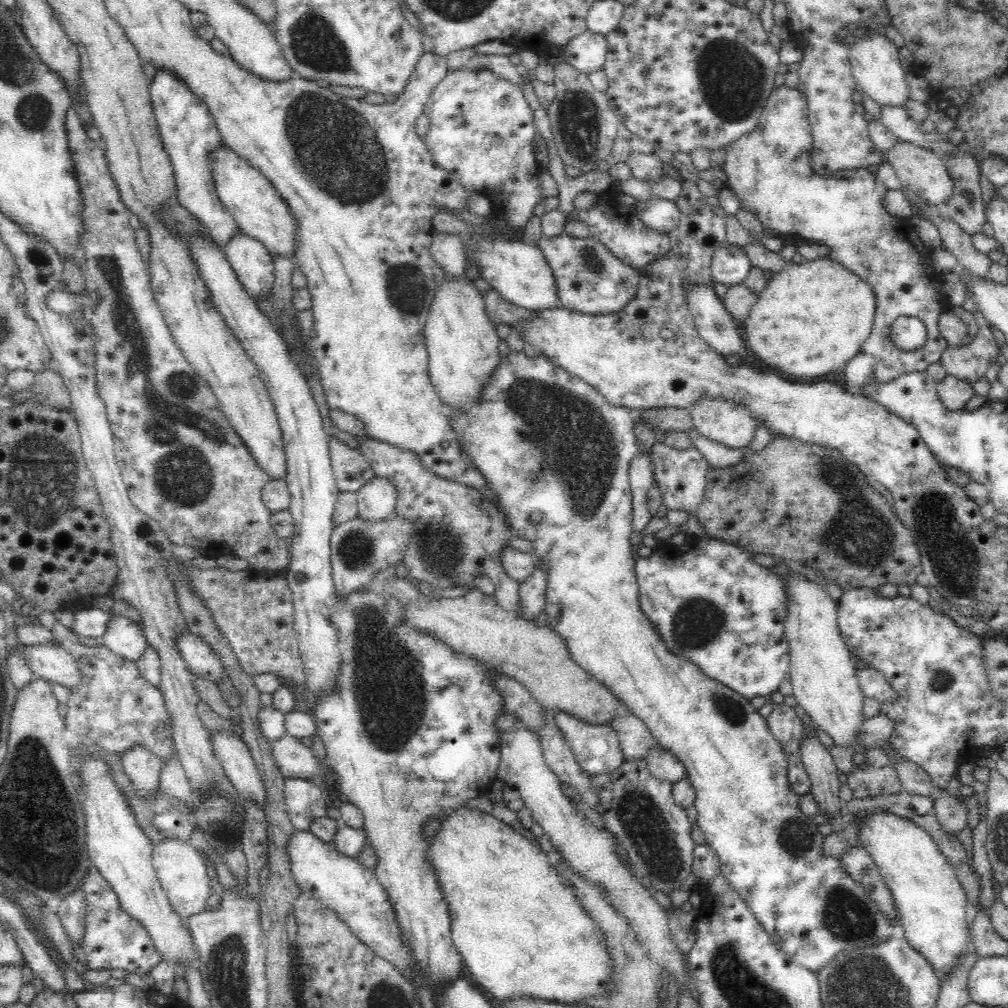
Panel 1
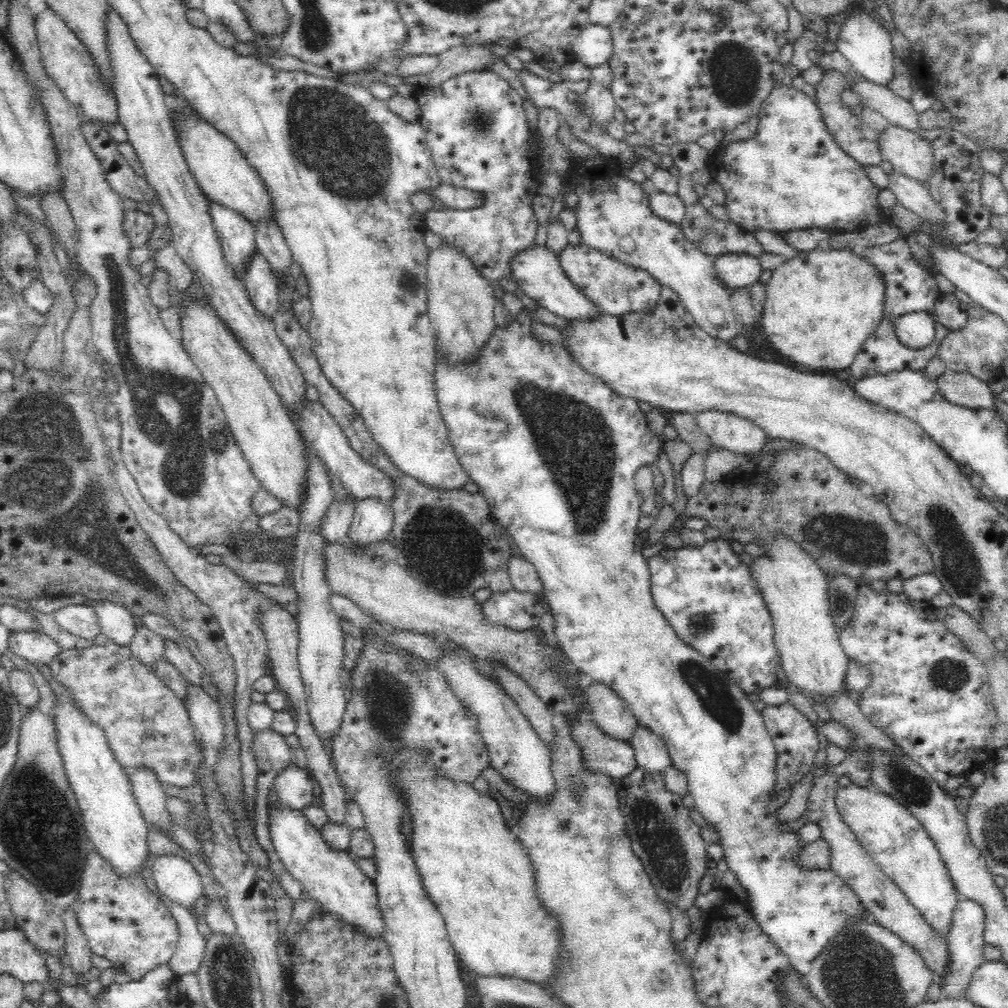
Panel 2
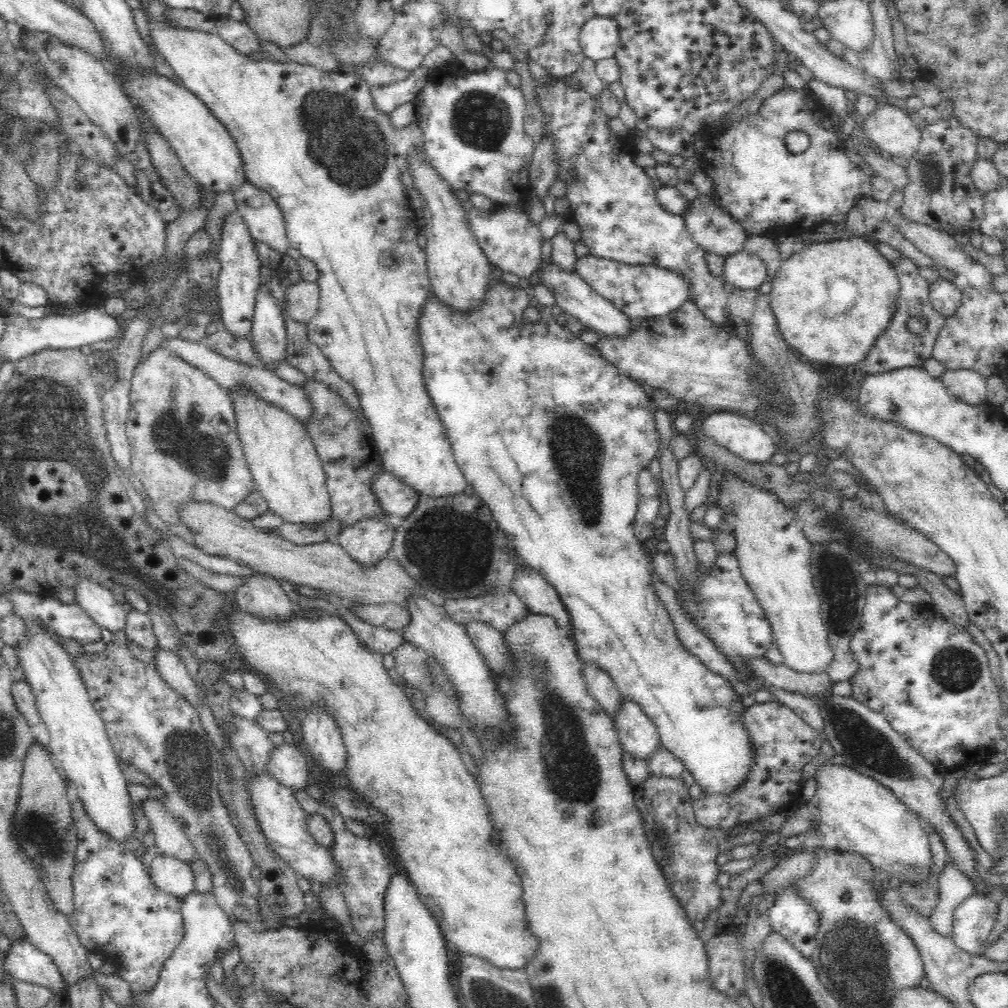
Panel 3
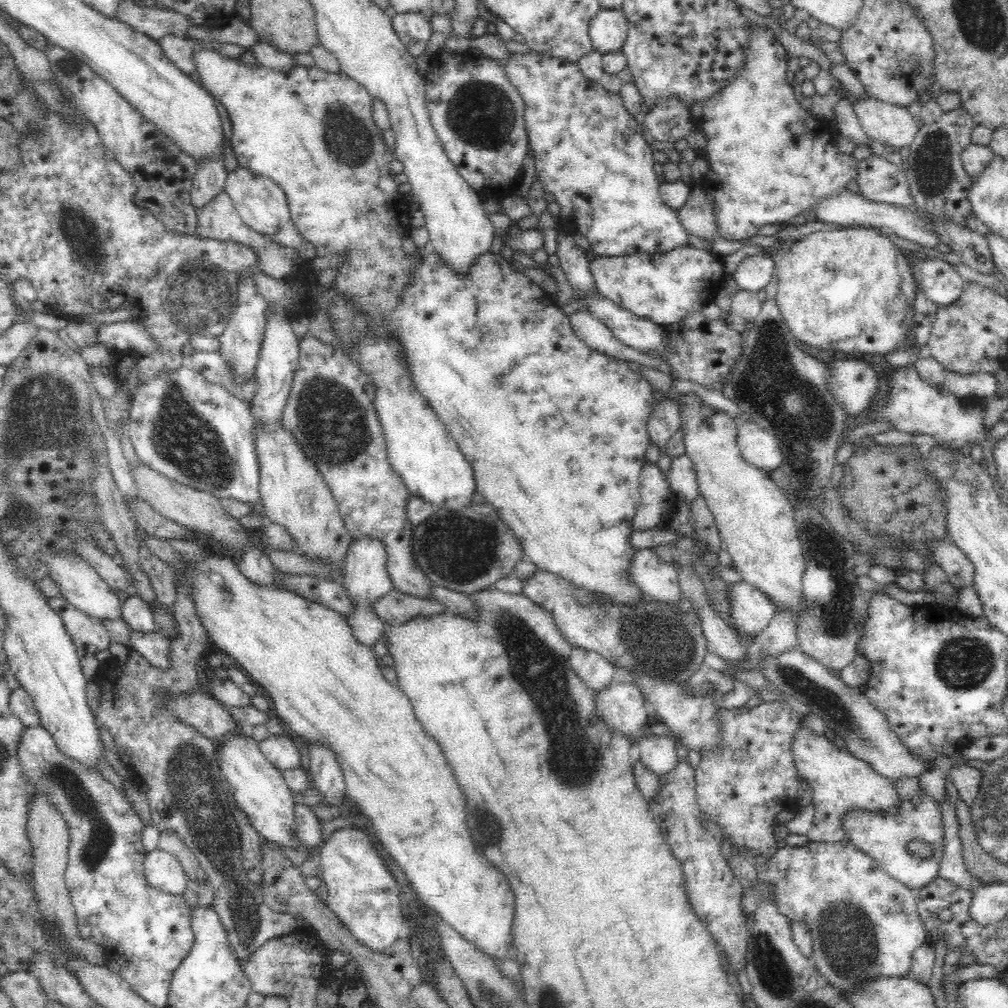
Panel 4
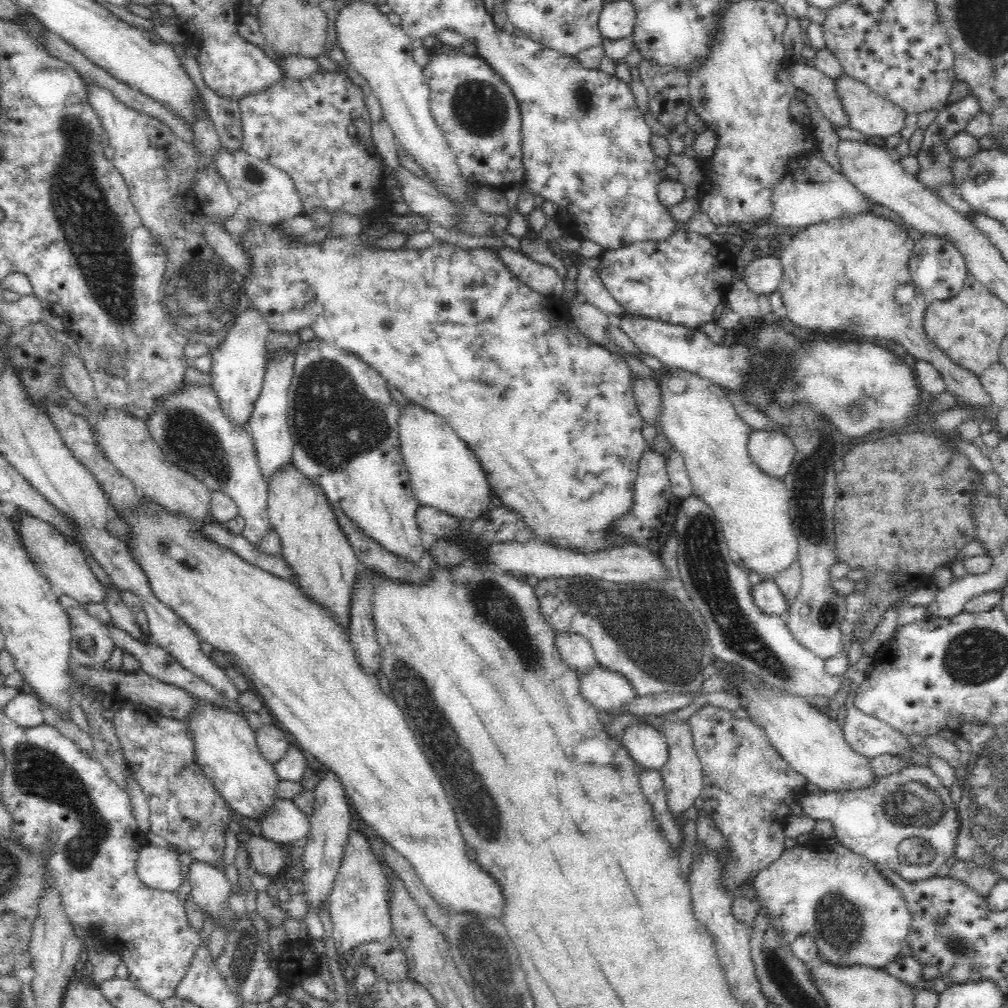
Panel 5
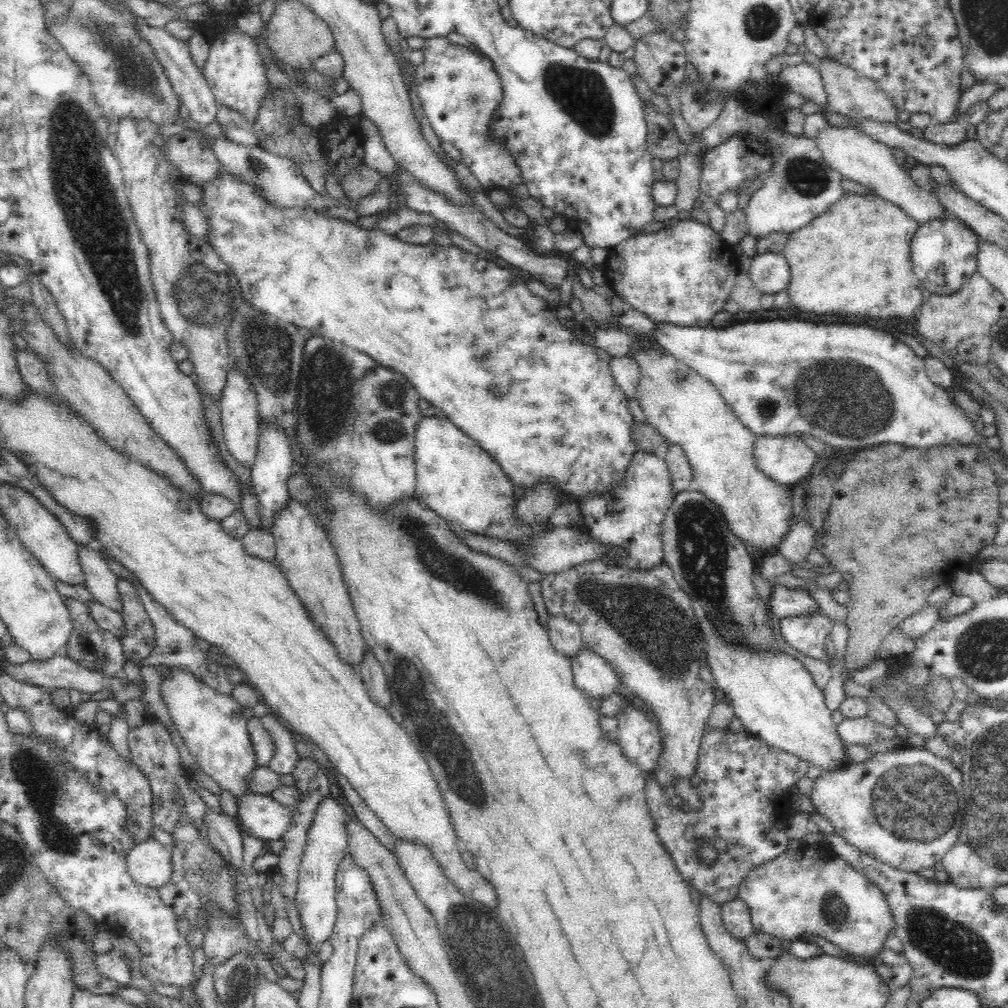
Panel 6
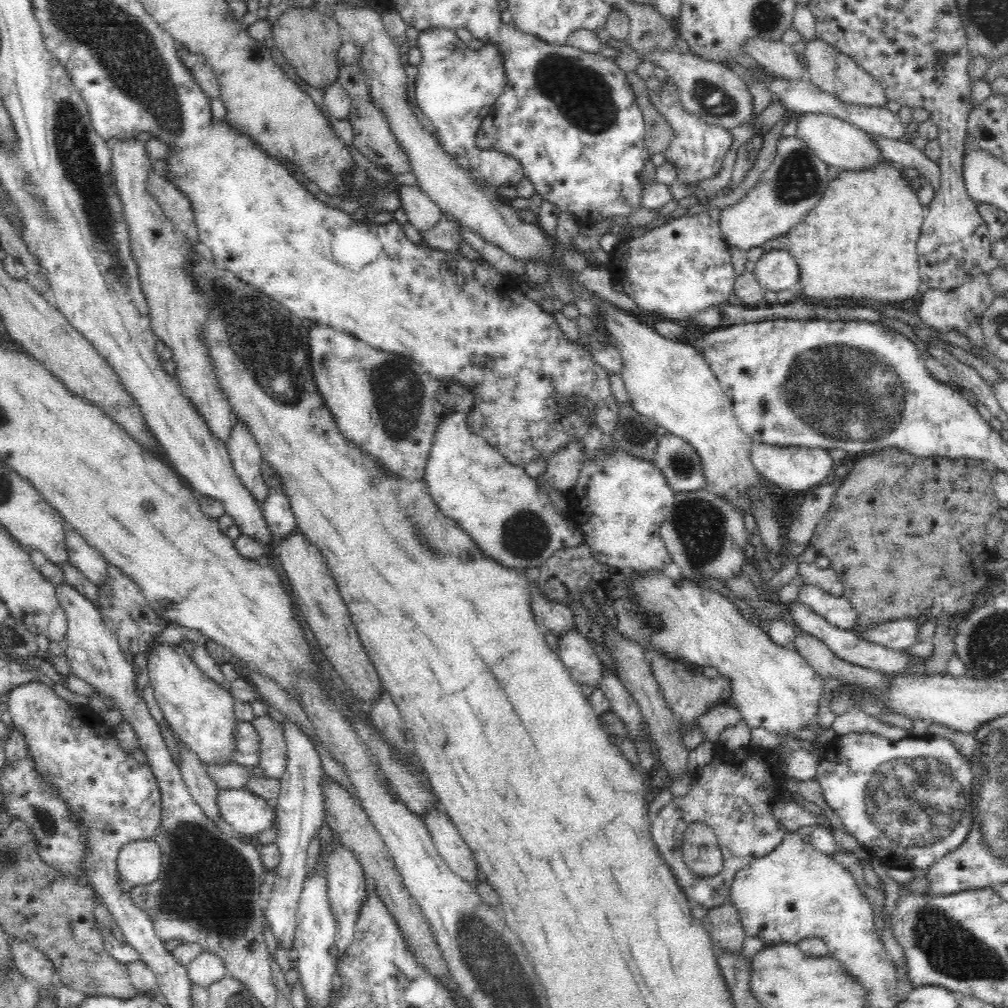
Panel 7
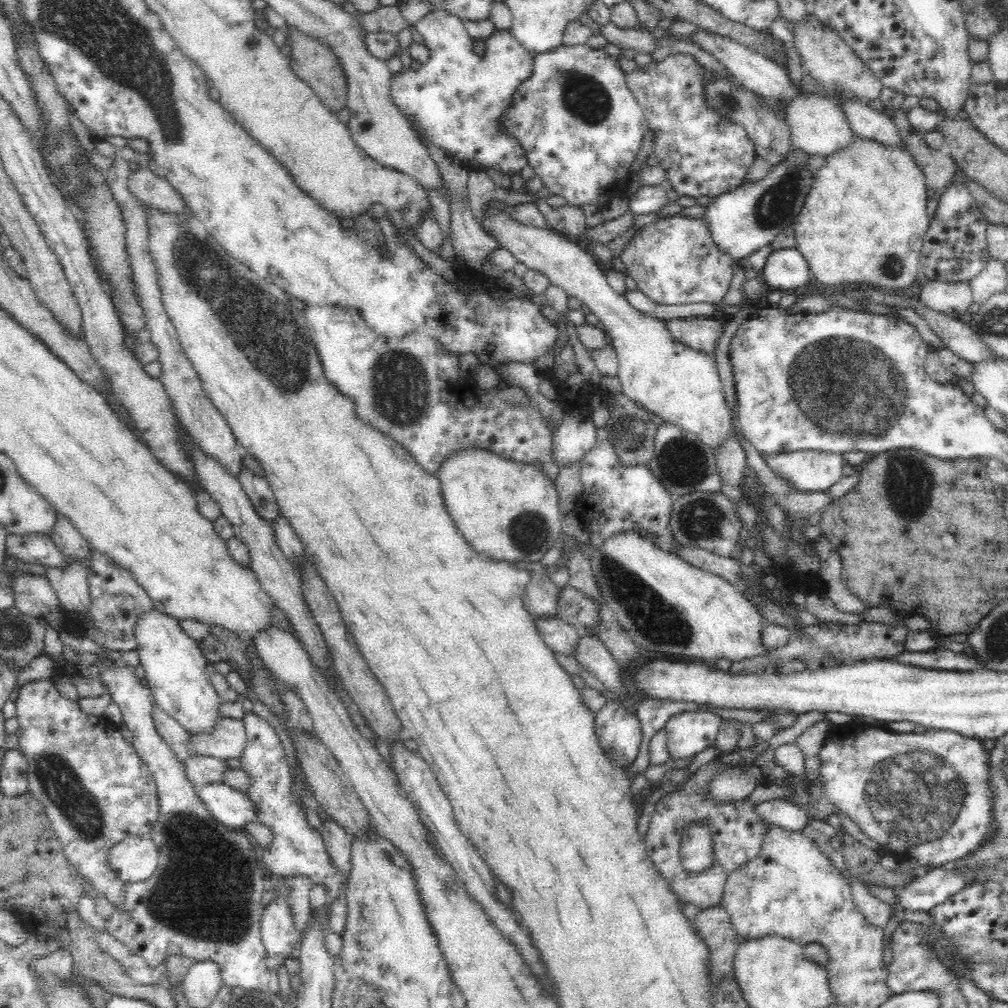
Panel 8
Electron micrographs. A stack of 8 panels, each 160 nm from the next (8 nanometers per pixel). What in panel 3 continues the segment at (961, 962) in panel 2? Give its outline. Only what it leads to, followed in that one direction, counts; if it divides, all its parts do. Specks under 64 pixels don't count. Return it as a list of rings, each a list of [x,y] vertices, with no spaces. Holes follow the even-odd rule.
[[[972,895],[953,910],[950,937],[966,953],[977,957],[985,954],[988,936],[998,916],[998,899]]]

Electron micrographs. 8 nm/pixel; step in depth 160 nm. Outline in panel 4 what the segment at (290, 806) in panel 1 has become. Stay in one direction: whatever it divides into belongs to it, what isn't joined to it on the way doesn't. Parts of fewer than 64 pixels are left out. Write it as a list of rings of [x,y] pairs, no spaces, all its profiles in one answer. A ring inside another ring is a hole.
[[[290,734],[283,736],[271,735],[259,742],[261,752],[280,772],[301,767],[300,752],[296,748]]]

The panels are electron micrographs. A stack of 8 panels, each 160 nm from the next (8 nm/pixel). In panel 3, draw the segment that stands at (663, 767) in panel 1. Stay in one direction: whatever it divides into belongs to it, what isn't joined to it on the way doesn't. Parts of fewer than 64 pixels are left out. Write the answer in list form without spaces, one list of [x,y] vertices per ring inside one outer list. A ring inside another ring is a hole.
[[[623,699],[613,720],[623,751],[634,758],[647,761],[661,747],[657,726],[630,699]]]

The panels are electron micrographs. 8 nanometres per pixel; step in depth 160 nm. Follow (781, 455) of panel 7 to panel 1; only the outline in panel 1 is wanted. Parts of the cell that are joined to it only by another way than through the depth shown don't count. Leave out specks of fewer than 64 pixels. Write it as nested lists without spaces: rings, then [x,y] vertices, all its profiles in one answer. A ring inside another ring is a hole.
[[[702,396],[688,410],[692,428],[706,439],[739,449],[754,438],[757,422],[746,405]]]

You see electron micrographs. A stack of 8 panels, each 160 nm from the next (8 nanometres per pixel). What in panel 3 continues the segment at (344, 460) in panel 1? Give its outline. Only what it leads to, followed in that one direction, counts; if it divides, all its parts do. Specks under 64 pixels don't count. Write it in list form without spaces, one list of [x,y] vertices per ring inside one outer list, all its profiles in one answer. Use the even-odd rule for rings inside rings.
[[[174,337],[163,341],[162,348],[173,352],[189,362],[192,366],[199,368],[205,372],[212,380],[215,380],[223,389],[234,388],[234,386],[247,386],[251,388],[260,399],[285,410],[292,415],[302,426],[304,426],[309,418],[312,416],[313,408],[310,403],[310,396],[302,387],[291,385],[290,383],[280,379],[278,375],[272,373],[268,369],[262,367],[252,366],[250,364],[242,363],[238,360],[230,360],[220,353],[213,351],[202,341],[185,340],[180,337]],[[382,468],[372,476],[370,489],[386,515],[408,516],[418,502],[418,492]]]

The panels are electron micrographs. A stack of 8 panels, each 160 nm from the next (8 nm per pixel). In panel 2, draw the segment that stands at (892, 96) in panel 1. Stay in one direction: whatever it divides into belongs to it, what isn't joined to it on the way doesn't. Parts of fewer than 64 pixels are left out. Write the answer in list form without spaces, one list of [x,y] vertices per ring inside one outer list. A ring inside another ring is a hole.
[[[853,9],[851,12],[852,16],[848,15],[844,22],[840,22],[842,28],[835,44],[837,50],[866,81],[887,87],[896,74],[891,35],[878,20],[872,19],[864,11]]]

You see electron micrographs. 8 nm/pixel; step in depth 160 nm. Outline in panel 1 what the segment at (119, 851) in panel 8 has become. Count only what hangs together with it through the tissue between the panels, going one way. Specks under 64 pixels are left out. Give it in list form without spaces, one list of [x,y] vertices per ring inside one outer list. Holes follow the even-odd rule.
[[[166,838],[158,843],[153,843],[152,858],[161,888],[168,895],[176,914],[186,920],[189,916],[198,914],[207,908],[212,887],[210,887],[206,860],[200,851],[188,842]]]

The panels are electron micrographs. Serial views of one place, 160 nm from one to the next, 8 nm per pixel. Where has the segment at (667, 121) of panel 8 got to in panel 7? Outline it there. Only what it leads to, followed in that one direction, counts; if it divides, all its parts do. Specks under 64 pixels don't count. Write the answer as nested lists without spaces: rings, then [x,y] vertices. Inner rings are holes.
[[[672,81],[662,85],[662,90],[656,95],[650,94],[651,103],[664,116],[670,127],[674,130],[674,140],[666,150],[666,160],[676,167],[678,183],[682,185],[696,185],[700,180],[712,178],[718,174],[725,154],[732,143],[729,130],[720,126],[712,126],[702,119],[687,113],[682,109],[682,103],[678,99],[678,91],[674,89]]]

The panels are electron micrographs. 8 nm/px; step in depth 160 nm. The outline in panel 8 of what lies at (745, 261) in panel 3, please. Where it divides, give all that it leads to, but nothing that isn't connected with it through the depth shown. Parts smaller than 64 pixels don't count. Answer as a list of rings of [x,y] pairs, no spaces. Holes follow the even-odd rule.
[[[794,247],[773,250],[761,271],[764,282],[772,289],[799,292],[798,288],[810,282],[806,260]]]

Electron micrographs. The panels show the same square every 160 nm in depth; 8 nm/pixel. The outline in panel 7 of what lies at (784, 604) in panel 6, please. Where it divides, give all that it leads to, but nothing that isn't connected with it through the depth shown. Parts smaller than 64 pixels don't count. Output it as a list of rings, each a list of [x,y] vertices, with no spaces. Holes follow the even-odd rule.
[[[798,600],[784,604],[789,611],[790,617],[793,619],[794,625],[798,626],[803,632],[814,636],[818,641],[826,644],[835,656],[850,664],[864,666],[886,674],[900,674],[902,670],[911,667],[921,667],[924,664],[924,657],[906,656],[906,654],[902,654],[900,651],[889,650],[874,642],[863,640],[852,629],[841,630],[840,628],[835,628],[835,626],[830,625],[825,619],[822,619],[822,616],[816,614],[812,608]]]

